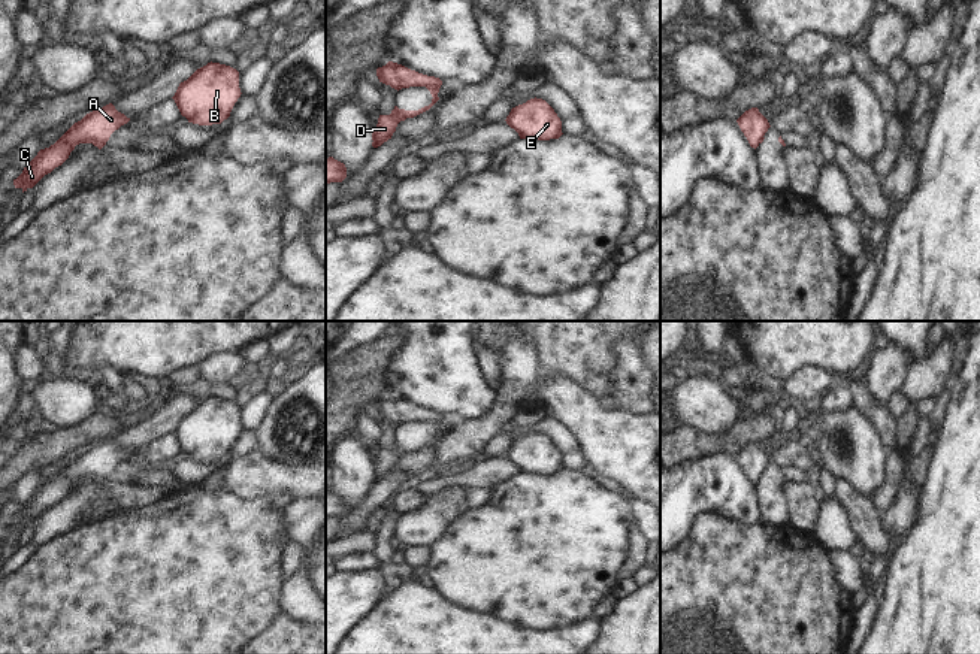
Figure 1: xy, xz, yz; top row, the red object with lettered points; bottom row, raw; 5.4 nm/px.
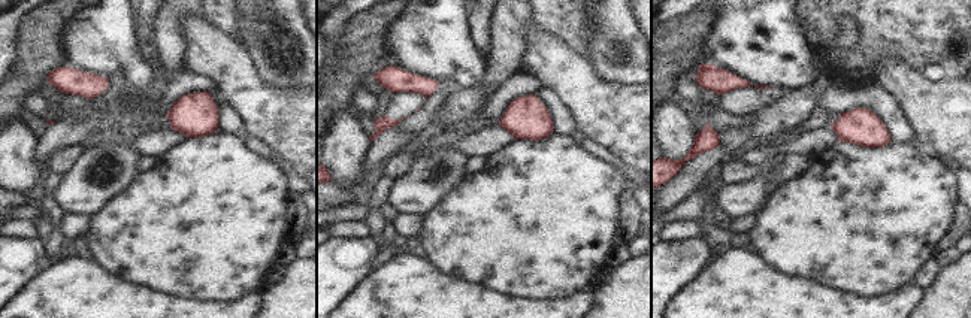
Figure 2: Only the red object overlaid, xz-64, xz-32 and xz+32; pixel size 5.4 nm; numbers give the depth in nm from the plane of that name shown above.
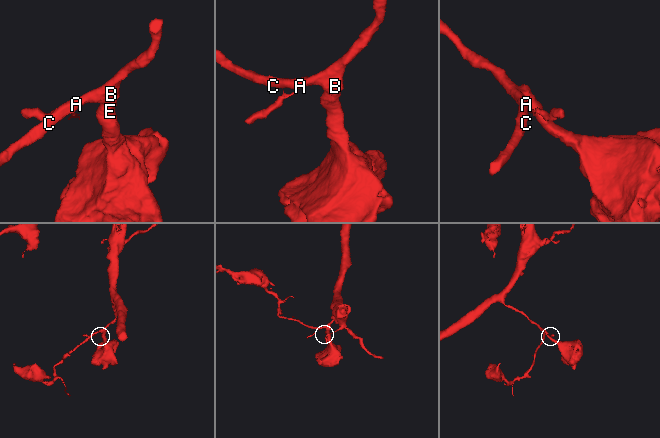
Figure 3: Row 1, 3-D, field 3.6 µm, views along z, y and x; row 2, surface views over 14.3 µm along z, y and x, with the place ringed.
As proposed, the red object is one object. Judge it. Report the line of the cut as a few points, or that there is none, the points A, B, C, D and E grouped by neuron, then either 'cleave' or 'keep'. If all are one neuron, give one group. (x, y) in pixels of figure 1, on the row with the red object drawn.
xz (439, 84), (426, 87) | A B C E / D | cleave

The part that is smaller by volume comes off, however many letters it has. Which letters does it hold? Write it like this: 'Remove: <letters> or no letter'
Remove: D

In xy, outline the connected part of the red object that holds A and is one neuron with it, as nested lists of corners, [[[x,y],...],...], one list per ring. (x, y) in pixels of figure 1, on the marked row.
[[[112,103],[87,113],[54,145],[37,152],[22,173],[13,179],[15,188],[21,188],[22,193],[33,188],[45,175],[61,166],[76,145],[108,142],[111,134],[128,121],[130,118],[118,112]]]

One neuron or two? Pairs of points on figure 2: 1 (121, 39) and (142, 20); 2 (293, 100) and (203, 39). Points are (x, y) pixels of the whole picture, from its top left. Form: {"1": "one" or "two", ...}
{"1": "two", "2": "one"}

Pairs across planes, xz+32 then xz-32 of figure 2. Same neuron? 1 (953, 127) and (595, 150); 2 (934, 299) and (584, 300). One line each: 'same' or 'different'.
1: different
2: different

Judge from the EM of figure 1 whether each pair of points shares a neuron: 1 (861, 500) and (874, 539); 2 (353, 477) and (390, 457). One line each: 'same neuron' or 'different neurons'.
1: same neuron
2: different neurons

